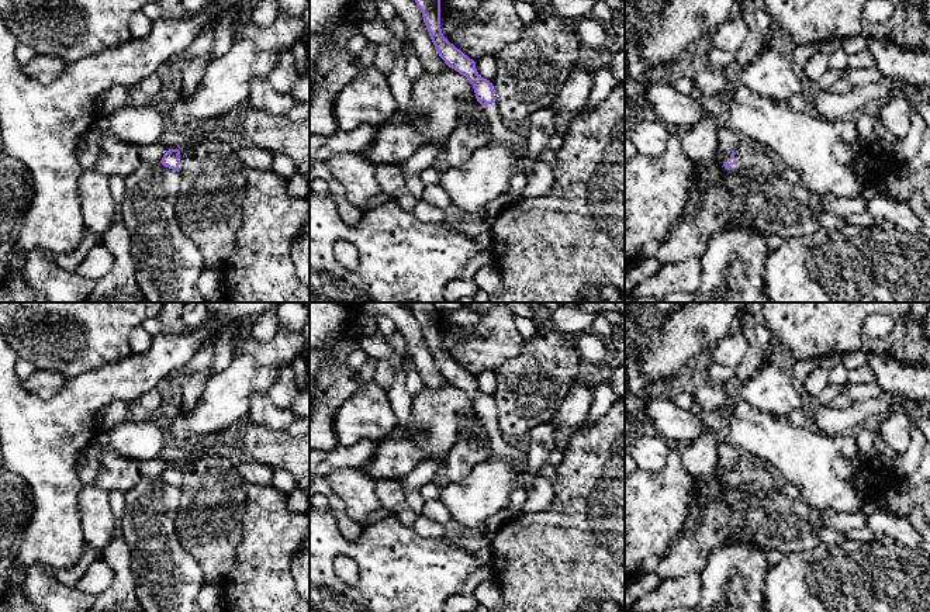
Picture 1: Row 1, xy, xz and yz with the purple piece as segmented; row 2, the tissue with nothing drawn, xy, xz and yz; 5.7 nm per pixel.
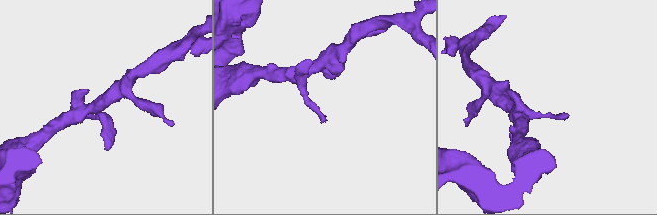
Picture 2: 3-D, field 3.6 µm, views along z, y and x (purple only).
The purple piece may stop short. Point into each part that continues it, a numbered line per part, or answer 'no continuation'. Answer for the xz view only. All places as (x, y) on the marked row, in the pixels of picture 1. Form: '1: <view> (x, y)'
no continuation

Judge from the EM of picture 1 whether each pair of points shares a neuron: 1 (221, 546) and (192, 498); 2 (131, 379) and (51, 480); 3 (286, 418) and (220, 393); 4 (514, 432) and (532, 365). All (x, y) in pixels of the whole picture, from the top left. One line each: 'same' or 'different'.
1: same
2: same
3: different
4: same

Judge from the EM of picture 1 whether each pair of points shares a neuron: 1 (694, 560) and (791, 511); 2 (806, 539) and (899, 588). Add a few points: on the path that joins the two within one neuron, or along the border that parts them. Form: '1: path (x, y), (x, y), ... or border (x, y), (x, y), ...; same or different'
1: path (715, 535), (726, 524), (766, 524); same
2: border (820, 542), (811, 549), (784, 553); different

